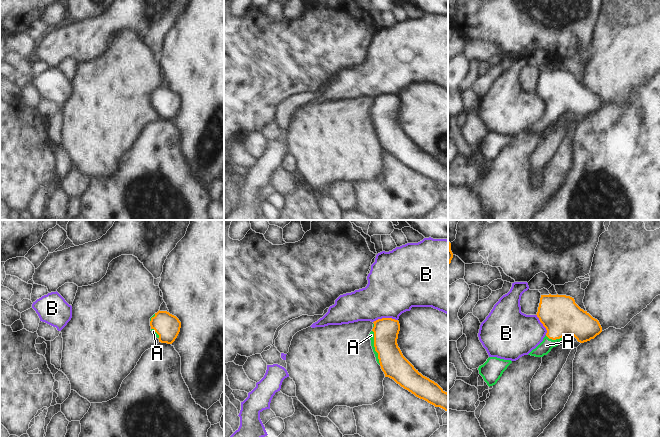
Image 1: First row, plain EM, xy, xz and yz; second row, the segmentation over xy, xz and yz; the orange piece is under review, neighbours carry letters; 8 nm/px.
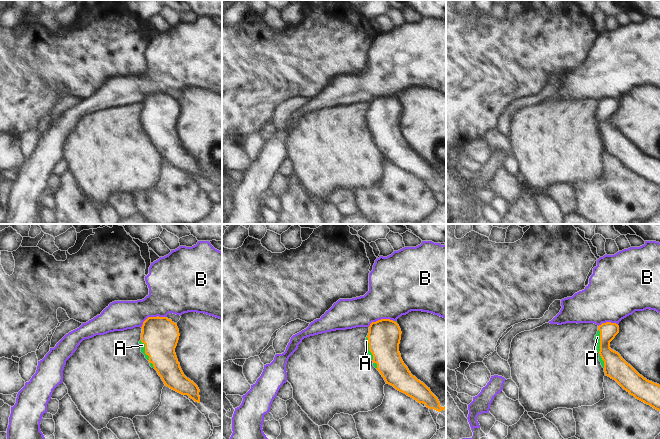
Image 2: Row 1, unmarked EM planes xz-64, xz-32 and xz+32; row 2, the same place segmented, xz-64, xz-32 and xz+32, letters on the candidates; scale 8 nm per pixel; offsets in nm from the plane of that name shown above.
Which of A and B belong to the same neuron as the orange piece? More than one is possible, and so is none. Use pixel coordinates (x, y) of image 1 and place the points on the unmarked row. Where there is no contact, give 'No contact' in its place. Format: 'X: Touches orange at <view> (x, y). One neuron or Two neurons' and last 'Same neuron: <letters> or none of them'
A: Touches orange at xz (374, 122). One neuron
B: Touches orange at xz (385, 94). Two neurons
Same neuron: A.

